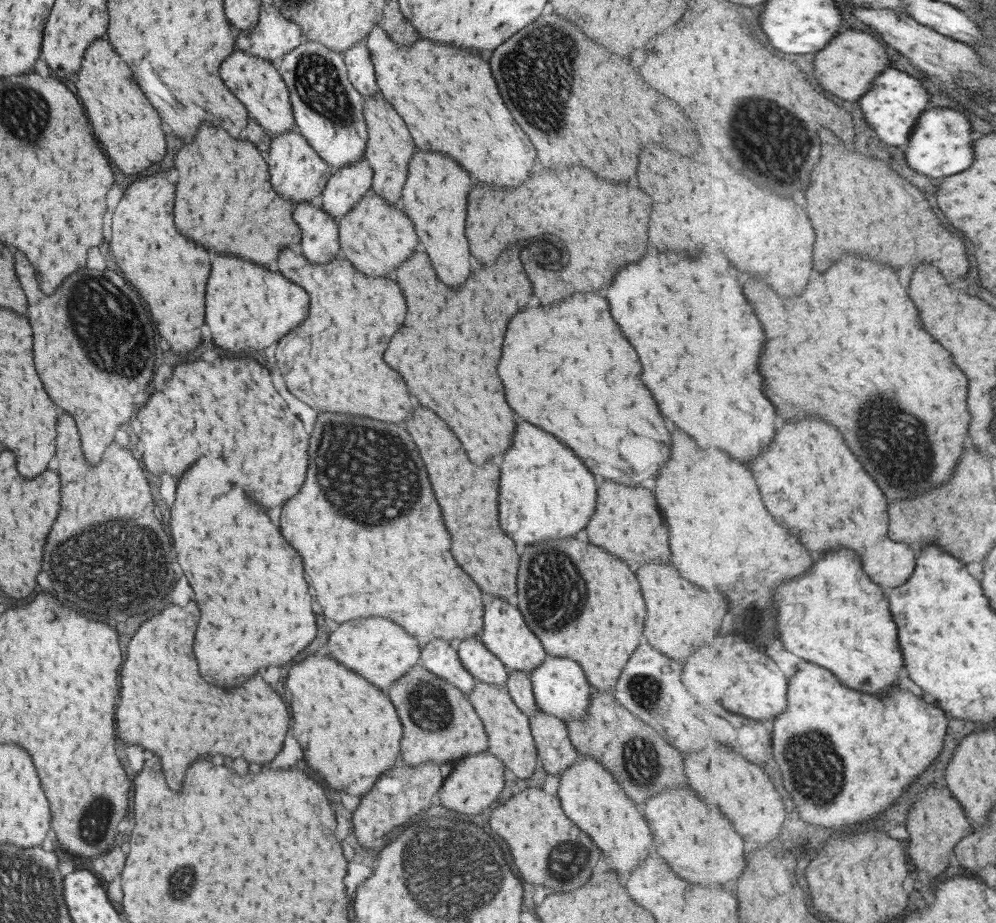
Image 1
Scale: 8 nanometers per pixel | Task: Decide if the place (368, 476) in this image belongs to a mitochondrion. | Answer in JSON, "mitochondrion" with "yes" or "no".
{"mitochondrion":"yes"}

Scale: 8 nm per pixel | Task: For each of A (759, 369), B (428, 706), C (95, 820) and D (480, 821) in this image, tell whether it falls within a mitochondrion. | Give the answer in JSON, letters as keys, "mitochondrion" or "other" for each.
{"A":"other","B":"mitochondrion","C":"mitochondrion","D":"mitochondrion"}

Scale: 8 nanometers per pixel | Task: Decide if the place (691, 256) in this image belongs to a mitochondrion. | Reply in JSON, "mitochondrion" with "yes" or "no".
{"mitochondrion":"no"}

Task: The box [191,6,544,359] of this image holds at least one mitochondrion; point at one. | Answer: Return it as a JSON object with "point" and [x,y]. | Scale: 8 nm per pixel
{"point":[317,80]}

